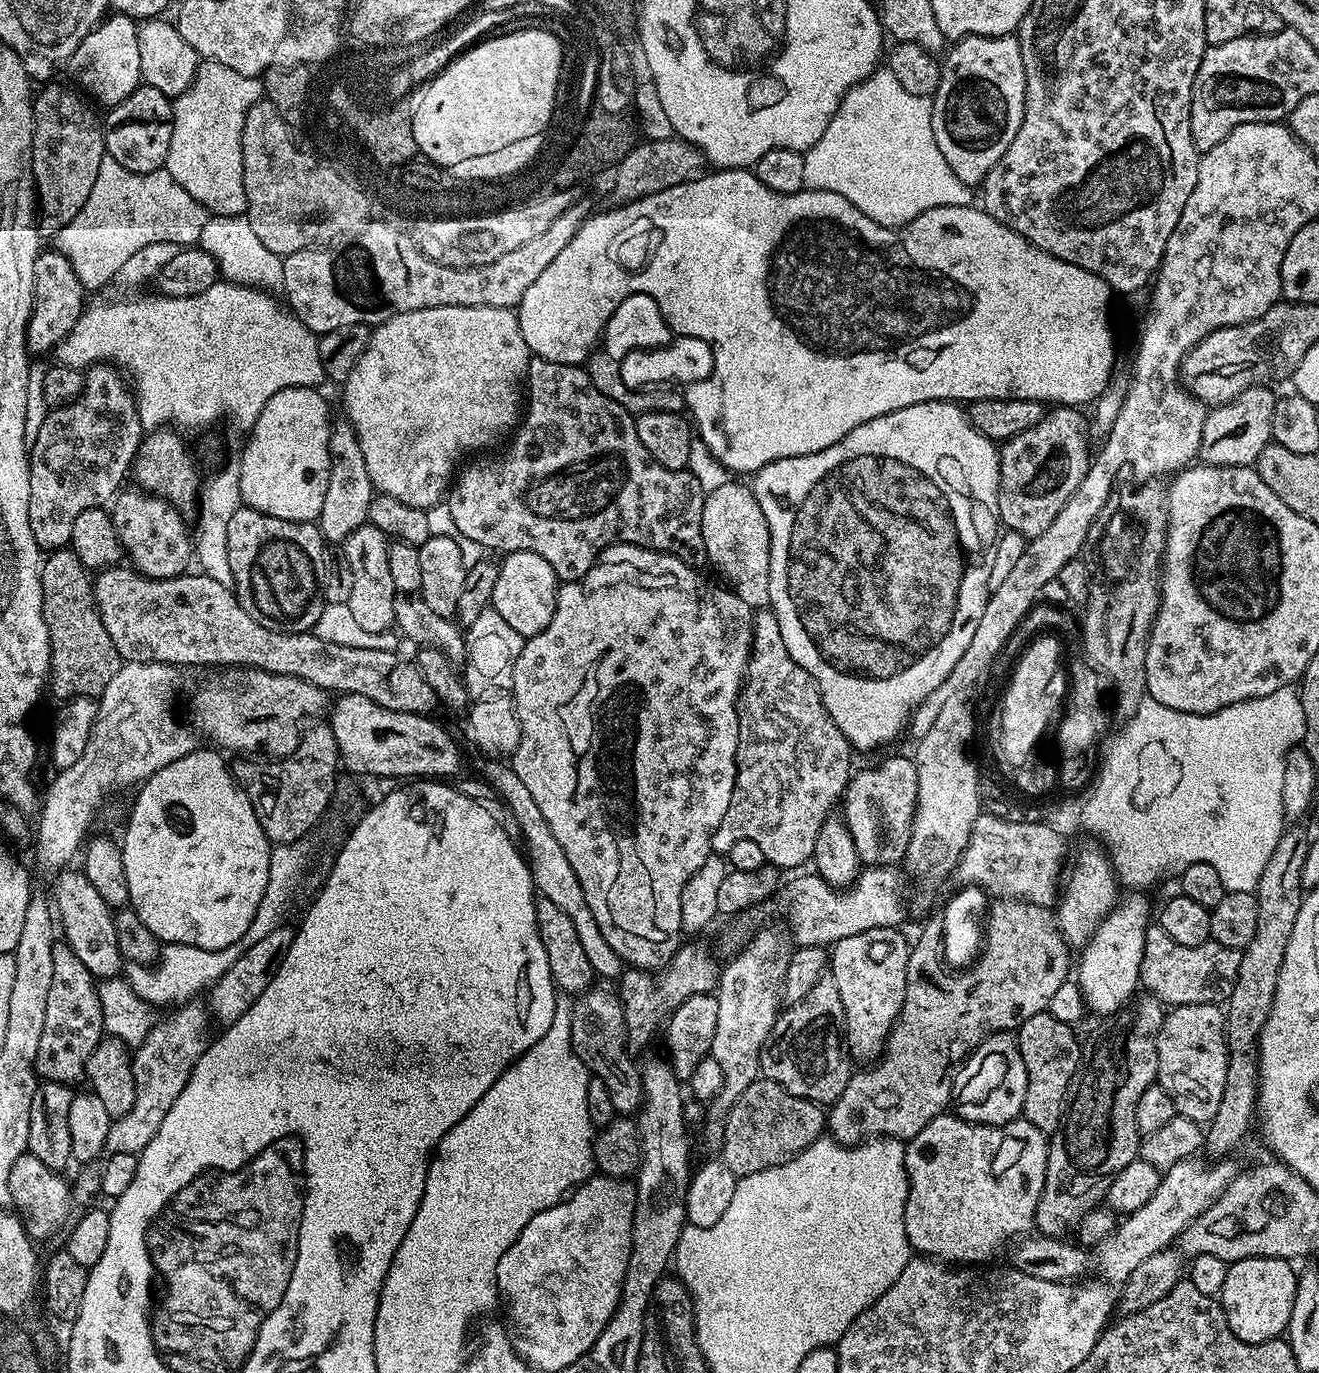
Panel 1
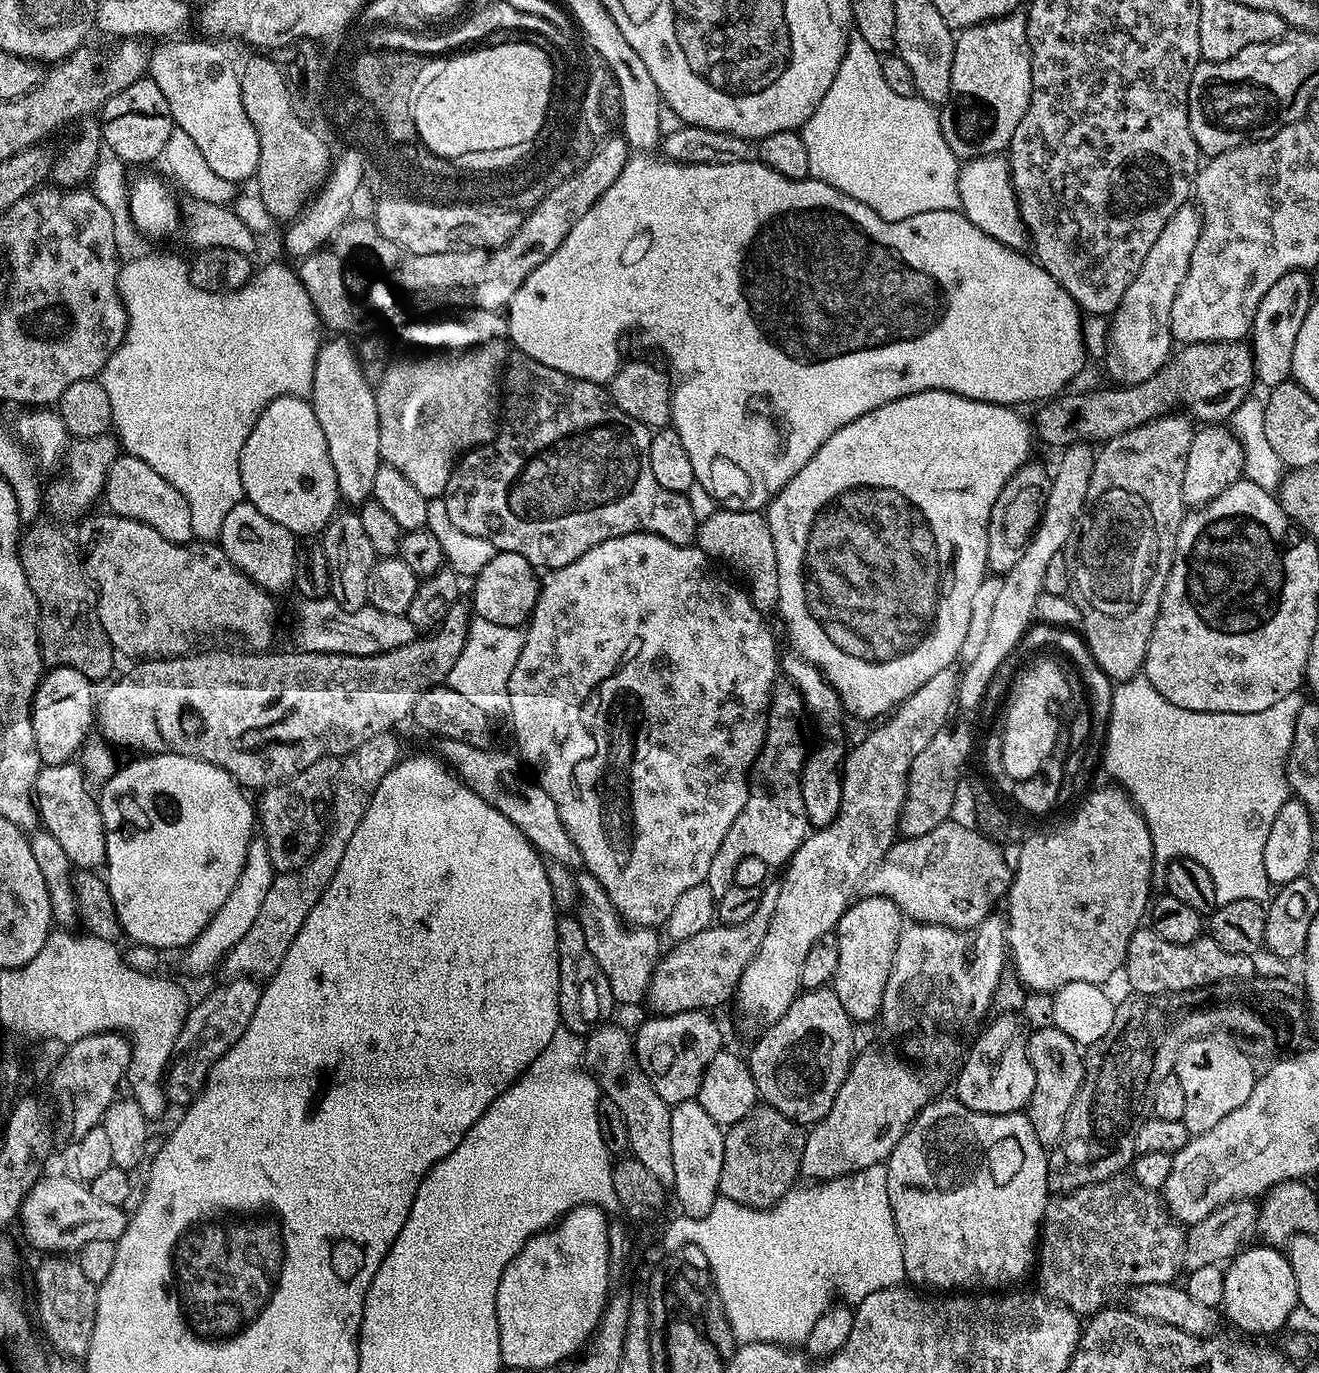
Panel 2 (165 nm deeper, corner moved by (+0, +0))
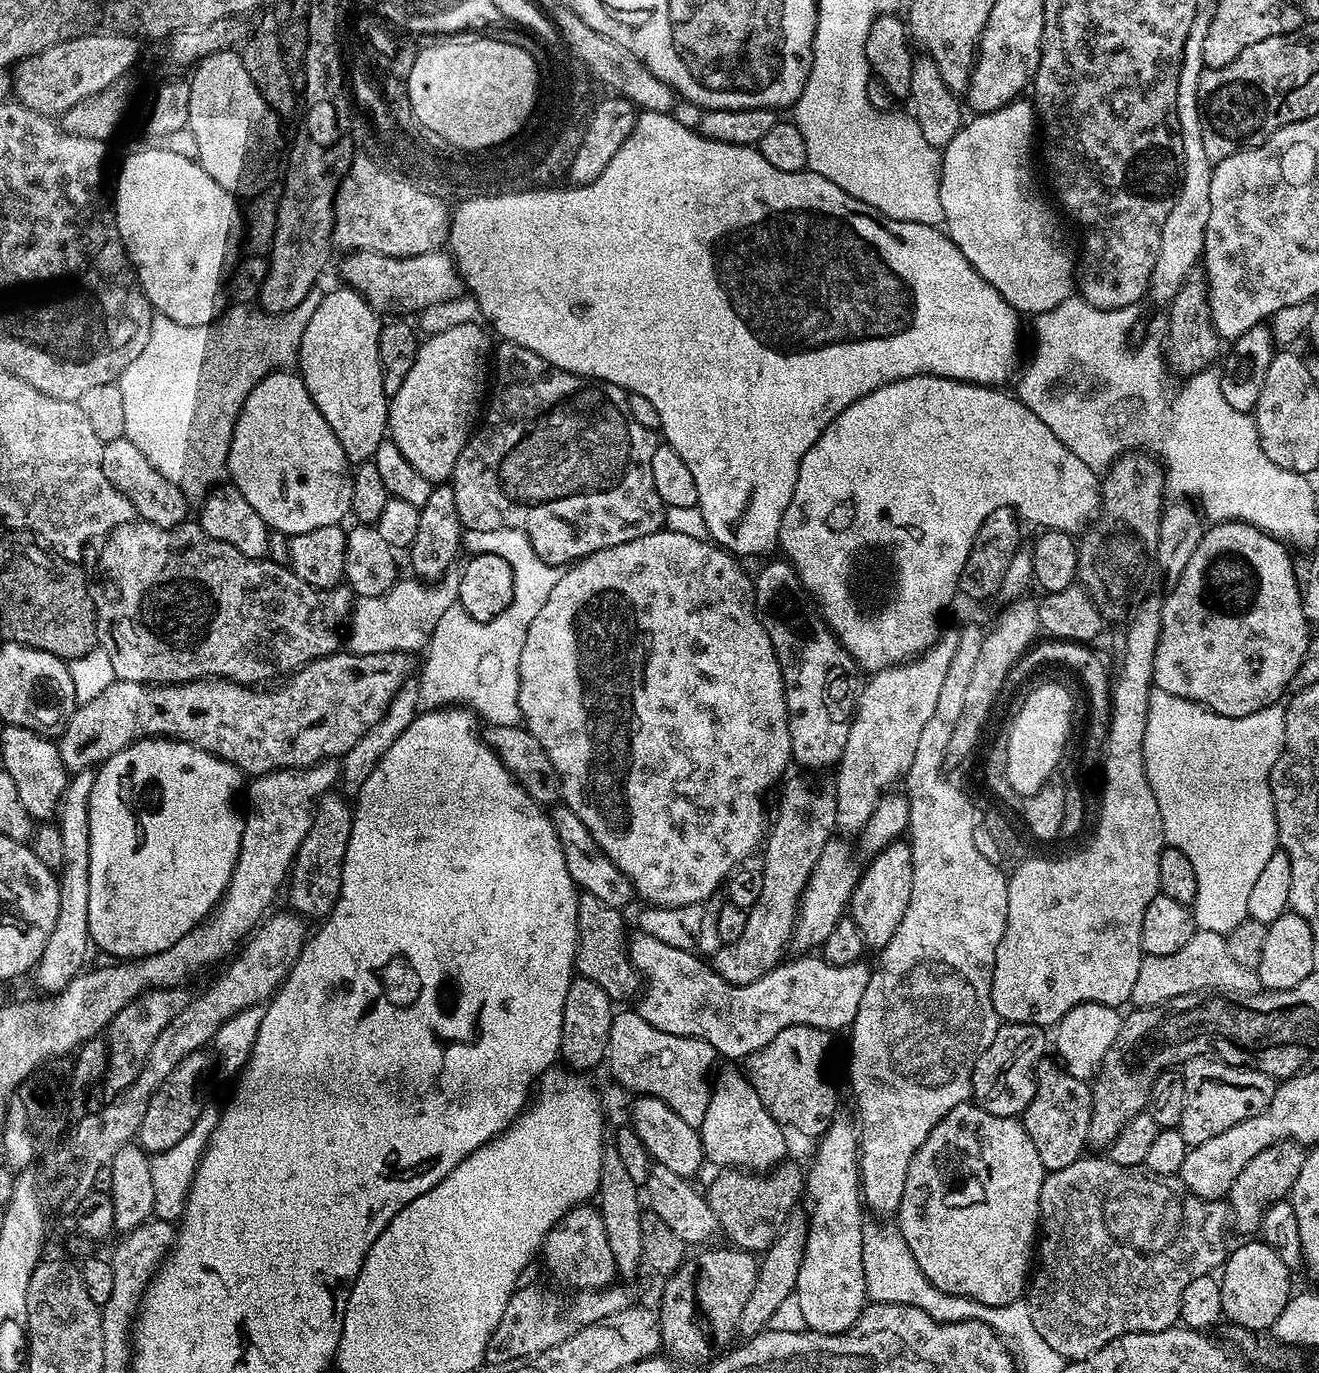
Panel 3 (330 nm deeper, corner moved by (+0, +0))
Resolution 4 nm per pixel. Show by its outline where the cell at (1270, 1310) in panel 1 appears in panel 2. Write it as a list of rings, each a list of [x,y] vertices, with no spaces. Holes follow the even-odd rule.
[[[1276,1246],[1259,1247],[1245,1247],[1227,1265],[1222,1312],[1227,1323],[1229,1320],[1234,1327],[1241,1328],[1244,1332],[1253,1332],[1256,1336],[1268,1336],[1287,1325],[1290,1314],[1298,1307],[1300,1299],[1298,1286],[1294,1282],[1294,1270],[1287,1255]]]

